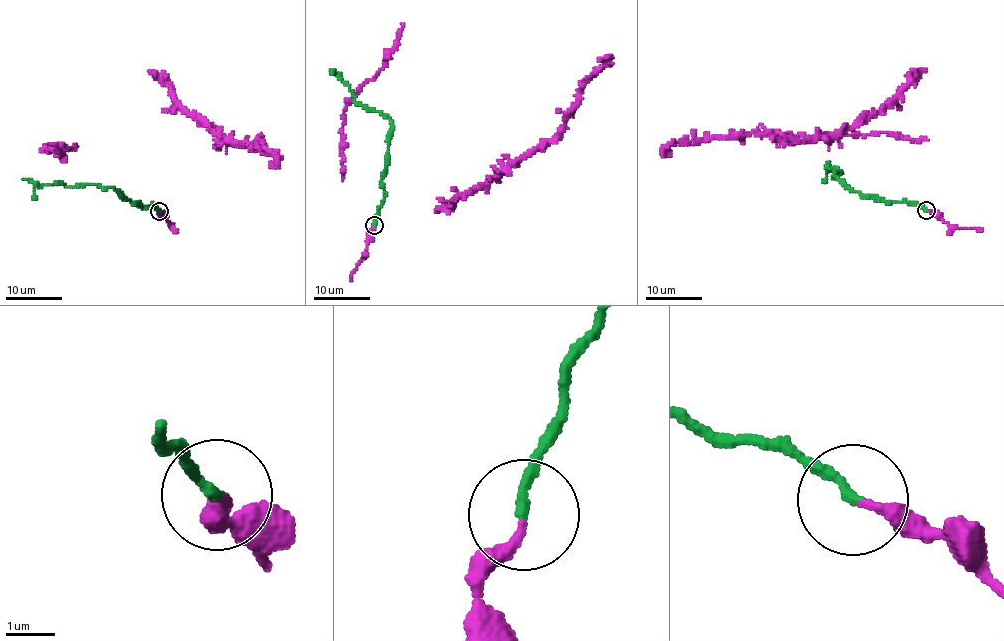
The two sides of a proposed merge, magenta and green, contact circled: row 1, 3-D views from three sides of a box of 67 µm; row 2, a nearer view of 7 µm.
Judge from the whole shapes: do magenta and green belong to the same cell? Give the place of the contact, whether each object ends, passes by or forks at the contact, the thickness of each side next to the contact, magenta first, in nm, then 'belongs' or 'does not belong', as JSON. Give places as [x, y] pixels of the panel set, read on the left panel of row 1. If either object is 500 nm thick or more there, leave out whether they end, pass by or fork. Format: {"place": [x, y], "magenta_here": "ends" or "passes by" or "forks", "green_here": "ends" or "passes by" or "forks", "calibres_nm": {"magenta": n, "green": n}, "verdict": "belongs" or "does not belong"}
{"place": [159, 211], "magenta_here": "ends", "green_here": "ends", "calibres_nm": {"magenta": 240, "green": 200}, "verdict": "belongs"}

